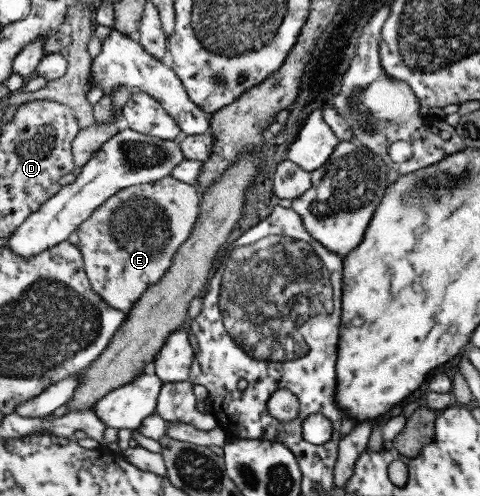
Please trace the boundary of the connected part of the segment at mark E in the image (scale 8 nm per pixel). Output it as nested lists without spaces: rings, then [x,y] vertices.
[[[170,176],[154,182],[129,186],[108,197],[100,207],[96,207],[88,218],[82,220],[74,231],[73,242],[79,249],[84,272],[92,291],[106,305],[127,314],[136,300],[154,285],[170,268],[173,255],[190,235],[200,209],[198,187]]]

